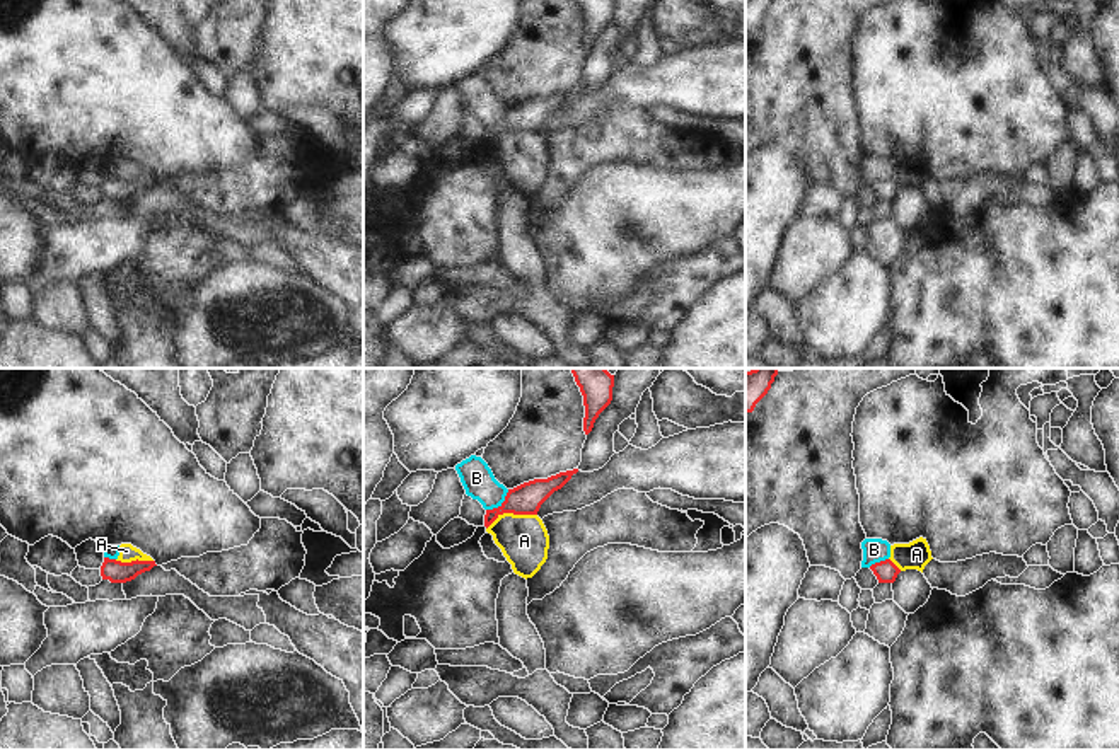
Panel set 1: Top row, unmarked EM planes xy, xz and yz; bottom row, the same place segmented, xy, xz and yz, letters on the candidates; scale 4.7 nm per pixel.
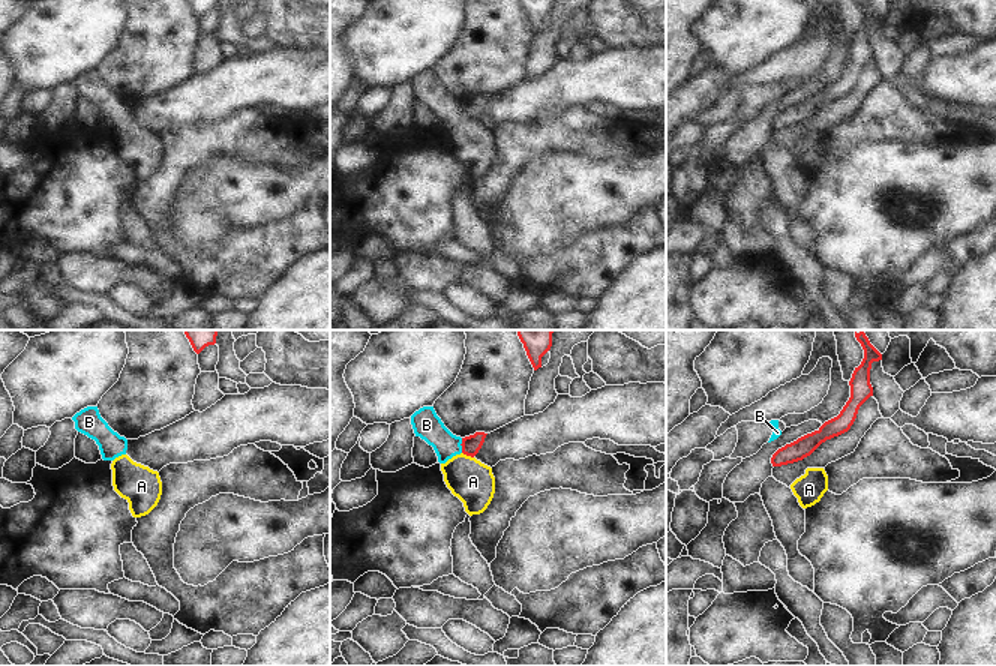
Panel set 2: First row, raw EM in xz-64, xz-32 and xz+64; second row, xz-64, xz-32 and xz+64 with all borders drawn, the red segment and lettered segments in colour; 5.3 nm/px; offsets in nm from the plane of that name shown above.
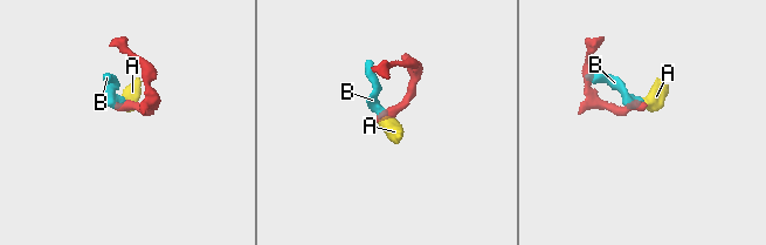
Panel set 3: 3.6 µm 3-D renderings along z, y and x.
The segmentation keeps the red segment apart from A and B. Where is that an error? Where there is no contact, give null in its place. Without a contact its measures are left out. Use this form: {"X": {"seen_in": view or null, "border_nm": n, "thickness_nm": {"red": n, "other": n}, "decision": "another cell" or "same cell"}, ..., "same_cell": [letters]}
{"A": {"seen_in": "xz", "border_nm": 260, "thickness_nm": {"red": 140, "other": 240}, "decision": "another cell"}, "B": {"seen_in": "xz", "border_nm": 150, "thickness_nm": {"red": 140, "other": 150}, "decision": "another cell"}, "same_cell": []}

